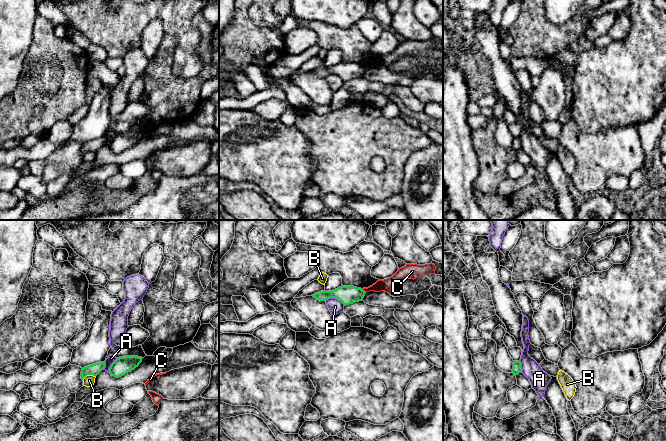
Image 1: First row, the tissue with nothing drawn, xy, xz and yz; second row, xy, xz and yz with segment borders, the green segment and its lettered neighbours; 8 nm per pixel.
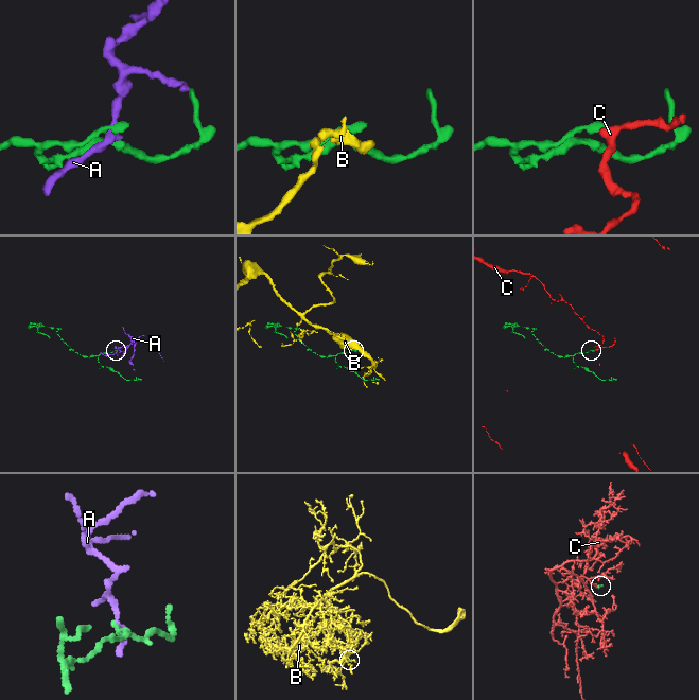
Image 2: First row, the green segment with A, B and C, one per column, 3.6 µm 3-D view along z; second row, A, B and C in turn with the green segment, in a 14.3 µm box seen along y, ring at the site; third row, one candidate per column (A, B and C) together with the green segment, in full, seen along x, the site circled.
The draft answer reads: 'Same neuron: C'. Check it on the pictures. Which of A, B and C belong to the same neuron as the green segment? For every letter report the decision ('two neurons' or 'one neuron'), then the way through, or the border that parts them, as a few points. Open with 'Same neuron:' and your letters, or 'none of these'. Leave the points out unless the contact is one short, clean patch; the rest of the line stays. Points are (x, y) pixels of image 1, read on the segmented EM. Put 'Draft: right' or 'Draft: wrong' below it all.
Same neuron: none of these
A: two neurons; border along xz (325, 300), (336, 298), (344, 305)
B: two neurons; border along xy (95, 375), (86, 375), (82, 379)
C: two neurons; border along xz (361, 289), (365, 292)
Draft: wrong

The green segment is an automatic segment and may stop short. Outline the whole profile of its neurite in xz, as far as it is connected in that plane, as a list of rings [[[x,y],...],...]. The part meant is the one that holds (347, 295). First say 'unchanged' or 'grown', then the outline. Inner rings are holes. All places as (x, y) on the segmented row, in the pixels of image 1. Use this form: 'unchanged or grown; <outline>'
unchanged; [[[341,286],[332,291],[321,291],[312,296],[320,301],[326,301],[329,298],[335,298],[341,301],[344,306],[362,301],[366,292],[361,288],[354,286]]]

